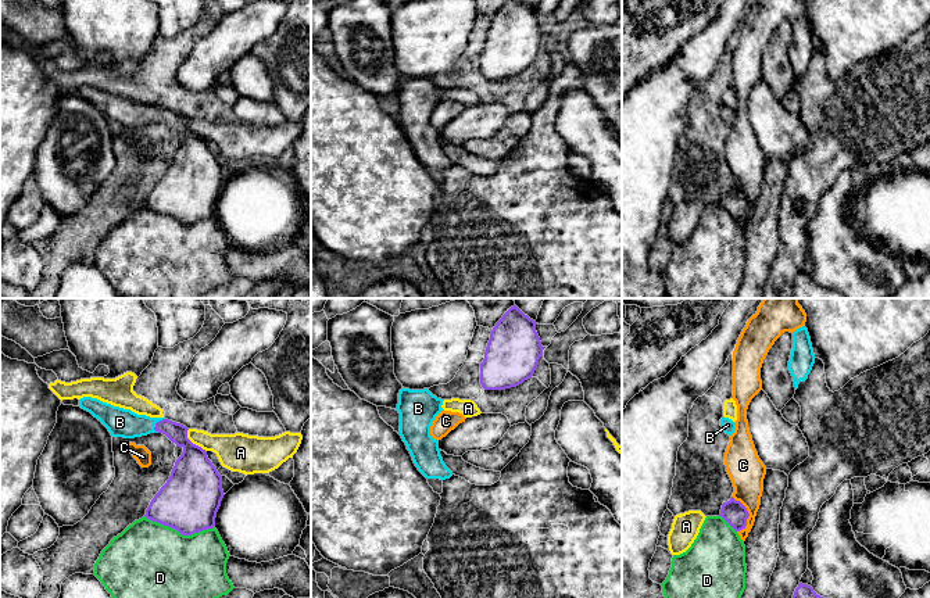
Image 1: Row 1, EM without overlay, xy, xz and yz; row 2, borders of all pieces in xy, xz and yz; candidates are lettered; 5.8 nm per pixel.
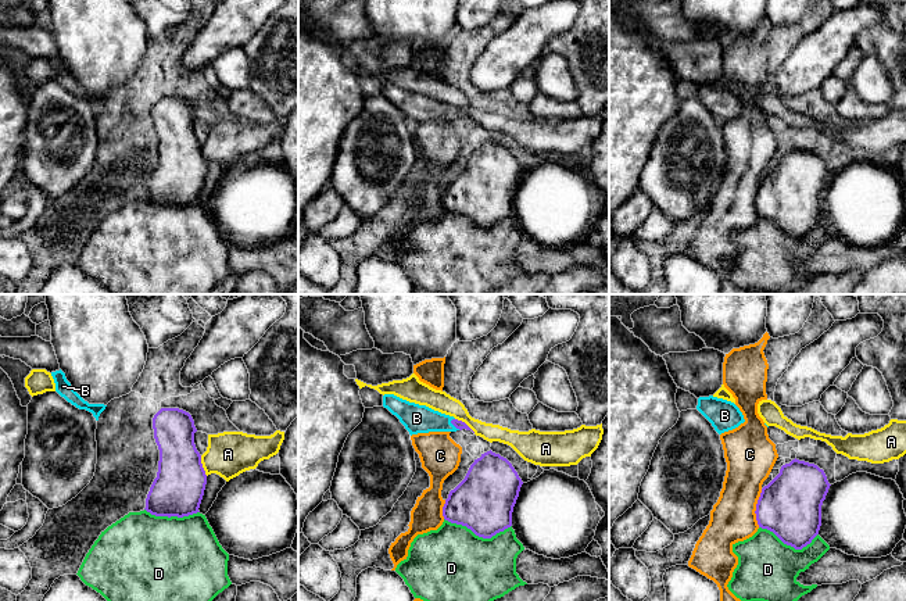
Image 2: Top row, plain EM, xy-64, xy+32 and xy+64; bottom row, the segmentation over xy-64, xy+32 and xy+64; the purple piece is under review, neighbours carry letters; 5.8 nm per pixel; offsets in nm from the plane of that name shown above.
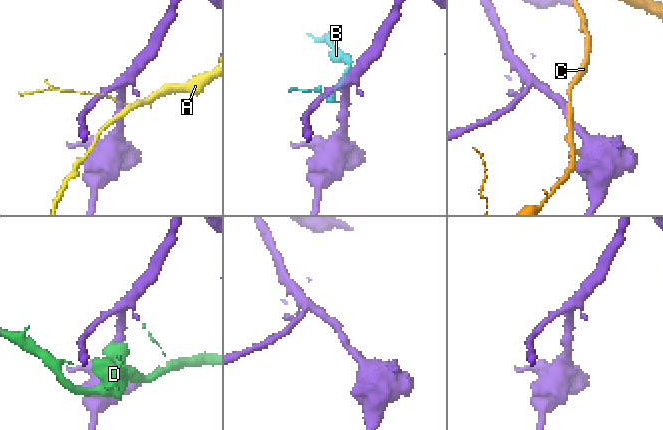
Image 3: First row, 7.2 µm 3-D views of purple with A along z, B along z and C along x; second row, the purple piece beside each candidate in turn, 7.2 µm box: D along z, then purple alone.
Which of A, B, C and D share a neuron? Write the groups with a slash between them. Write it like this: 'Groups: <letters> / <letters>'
Groups: A / B / C / D

